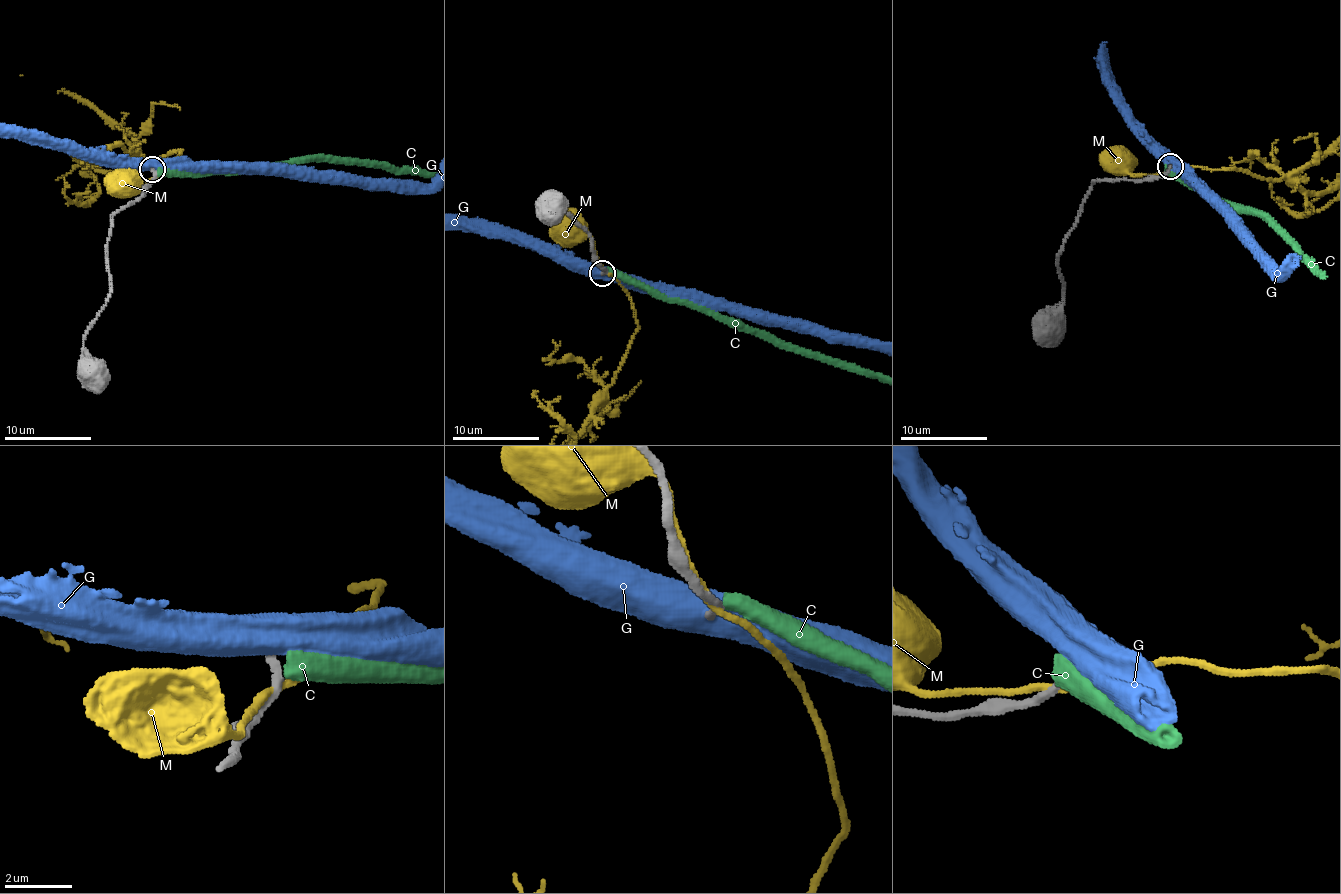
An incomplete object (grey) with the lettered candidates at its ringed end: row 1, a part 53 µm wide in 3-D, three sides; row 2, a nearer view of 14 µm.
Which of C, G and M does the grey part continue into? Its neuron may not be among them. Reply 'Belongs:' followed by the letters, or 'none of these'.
Belongs: none of these

